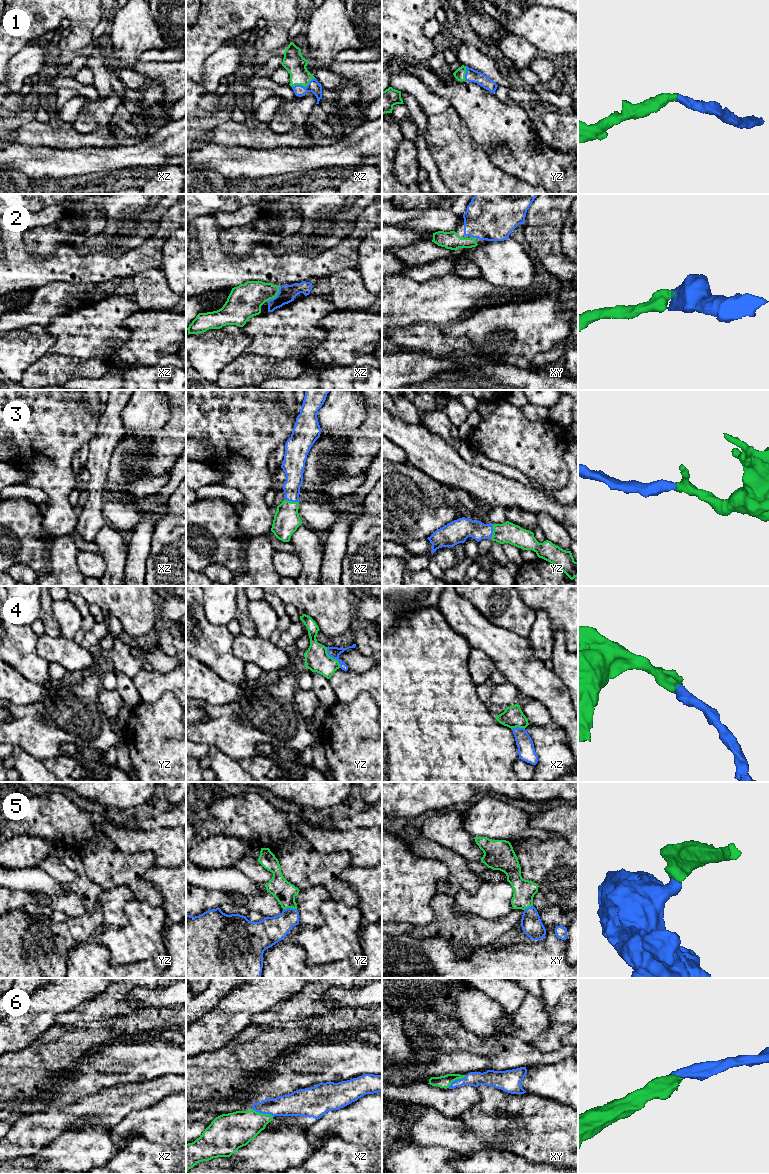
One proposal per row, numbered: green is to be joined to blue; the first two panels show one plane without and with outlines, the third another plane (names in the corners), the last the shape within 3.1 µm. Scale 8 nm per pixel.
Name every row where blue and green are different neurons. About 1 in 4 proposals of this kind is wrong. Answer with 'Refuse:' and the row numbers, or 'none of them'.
Refuse: none of them

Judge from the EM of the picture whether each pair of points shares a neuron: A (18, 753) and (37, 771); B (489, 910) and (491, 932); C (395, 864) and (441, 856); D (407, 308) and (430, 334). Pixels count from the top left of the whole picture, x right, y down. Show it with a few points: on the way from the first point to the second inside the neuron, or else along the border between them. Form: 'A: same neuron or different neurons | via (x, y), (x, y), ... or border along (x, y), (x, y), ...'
A: same neuron | via (23, 758), (32, 767)
B: different neurons | border along (512, 909), (508, 913), (494, 918), (467, 915)
C: different neurons | border along (407, 845), (415, 854), (438, 860), (446, 865)
D: different neurons | border along (437, 328), (432, 325), (413, 324), (398, 329)

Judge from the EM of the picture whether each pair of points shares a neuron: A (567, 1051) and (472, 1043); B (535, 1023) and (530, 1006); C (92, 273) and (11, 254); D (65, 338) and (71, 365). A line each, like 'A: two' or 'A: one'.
A: one
B: one
C: one
D: two

